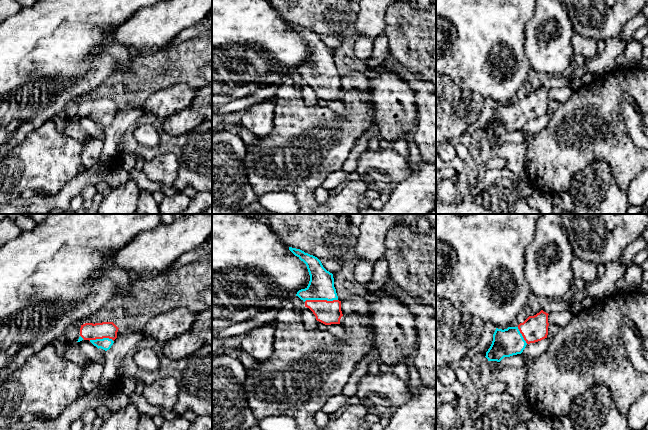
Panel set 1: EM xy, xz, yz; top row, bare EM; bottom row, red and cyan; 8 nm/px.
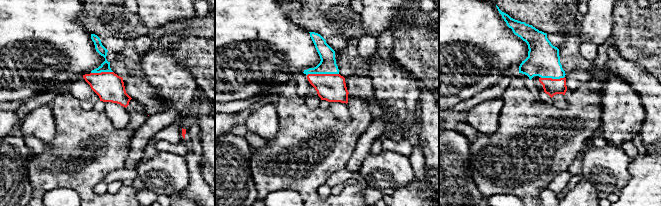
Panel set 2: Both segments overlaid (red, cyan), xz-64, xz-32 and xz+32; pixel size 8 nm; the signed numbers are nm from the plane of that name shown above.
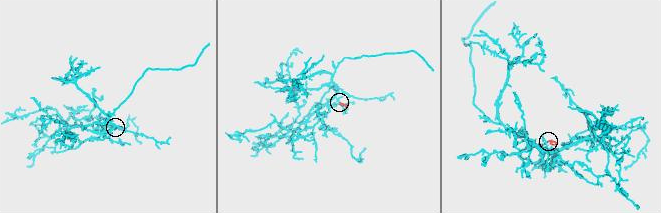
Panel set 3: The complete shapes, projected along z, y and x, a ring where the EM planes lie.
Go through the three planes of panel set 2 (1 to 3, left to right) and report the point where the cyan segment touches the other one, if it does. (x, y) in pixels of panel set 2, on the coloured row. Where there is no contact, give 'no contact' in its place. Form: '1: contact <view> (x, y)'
1: contact xz-64 (101, 72)
2: contact xz-32 (322, 74)
3: contact xz+32 (551, 78)

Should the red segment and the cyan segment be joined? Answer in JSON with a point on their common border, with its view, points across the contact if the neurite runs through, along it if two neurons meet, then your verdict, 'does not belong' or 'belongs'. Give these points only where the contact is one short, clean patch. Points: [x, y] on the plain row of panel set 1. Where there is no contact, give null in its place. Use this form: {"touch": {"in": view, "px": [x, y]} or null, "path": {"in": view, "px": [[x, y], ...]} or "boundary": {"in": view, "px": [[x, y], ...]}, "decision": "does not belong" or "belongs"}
{"touch": {"in": "xz", "px": [320, 76]}, "path": {"in": "xz", "px": [[327, 88], [327, 84], [320, 76], [321, 61]]}, "decision": "belongs"}

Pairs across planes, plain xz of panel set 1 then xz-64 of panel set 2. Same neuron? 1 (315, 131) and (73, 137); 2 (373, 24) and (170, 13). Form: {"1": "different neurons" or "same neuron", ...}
{"1": "same neuron", "2": "same neuron"}

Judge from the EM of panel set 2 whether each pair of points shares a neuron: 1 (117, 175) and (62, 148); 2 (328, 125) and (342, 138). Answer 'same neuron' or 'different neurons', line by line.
1: different neurons
2: same neuron

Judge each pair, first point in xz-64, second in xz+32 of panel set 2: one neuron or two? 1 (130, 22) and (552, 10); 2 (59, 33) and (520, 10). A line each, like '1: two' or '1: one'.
1: one
2: two

